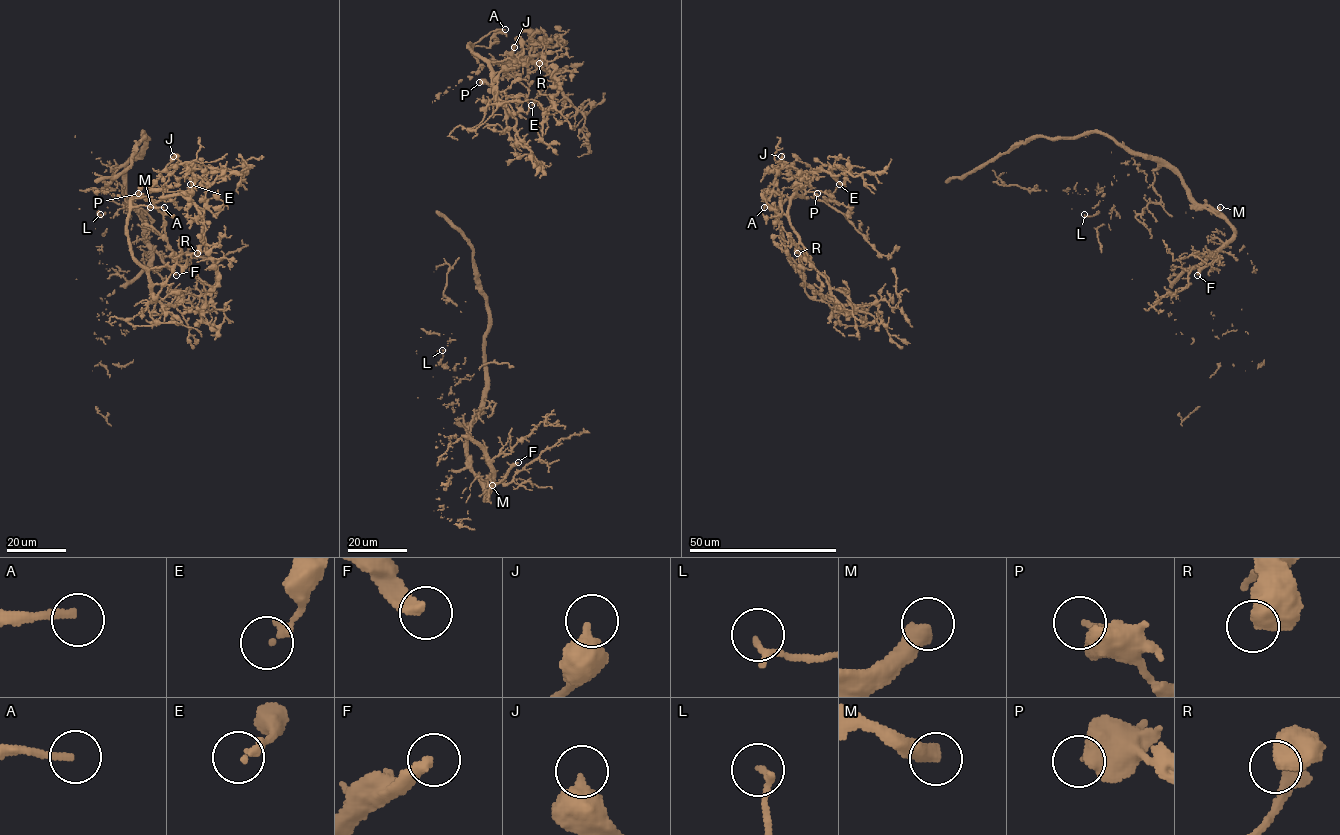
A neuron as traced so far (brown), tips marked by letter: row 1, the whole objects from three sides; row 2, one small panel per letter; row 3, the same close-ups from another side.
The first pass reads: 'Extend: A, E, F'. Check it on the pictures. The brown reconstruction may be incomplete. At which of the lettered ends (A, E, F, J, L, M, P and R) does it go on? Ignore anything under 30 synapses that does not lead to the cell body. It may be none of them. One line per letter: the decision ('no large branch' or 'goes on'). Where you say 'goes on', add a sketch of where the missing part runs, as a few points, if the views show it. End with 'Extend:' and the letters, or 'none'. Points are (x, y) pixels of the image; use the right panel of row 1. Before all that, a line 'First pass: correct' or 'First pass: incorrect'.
First pass: incorrect
A: goes on; missing branch runs (764, 207), (760, 199), (762, 179)
E: no large branch
F: goes on; missing branch runs (1197, 275), (1183, 280), (1188, 288), (1180, 305), (1178, 331), (1193, 330), (1197, 336), (1197, 371), (1181, 381)
J: no large branch
L: no large branch
M: goes on; missing branch runs (1220, 207), (1220, 189), (1213, 168), (1215, 151), (1209, 141), (1207, 119), (1192, 100), (1192, 89), (1186, 81)
P: no large branch
R: no large branch
Extend: A, F, M

